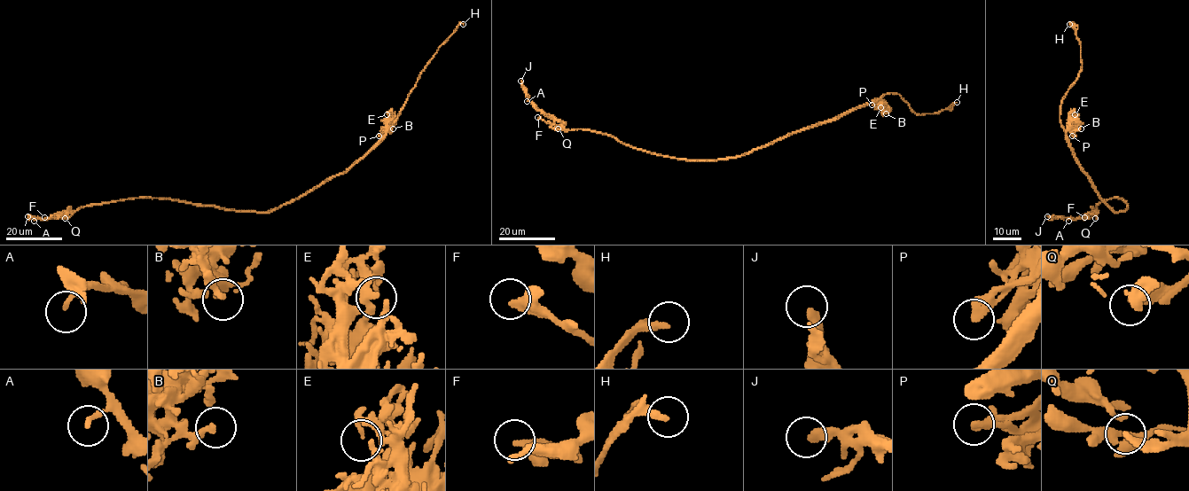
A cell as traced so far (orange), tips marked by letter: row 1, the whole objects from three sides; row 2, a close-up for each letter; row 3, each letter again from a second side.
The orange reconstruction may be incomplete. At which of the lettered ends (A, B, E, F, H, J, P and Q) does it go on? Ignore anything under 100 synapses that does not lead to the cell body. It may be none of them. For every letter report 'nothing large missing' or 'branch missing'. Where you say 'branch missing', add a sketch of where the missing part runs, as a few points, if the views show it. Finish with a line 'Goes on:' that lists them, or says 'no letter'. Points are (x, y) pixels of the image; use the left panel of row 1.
A: nothing large missing
B: nothing large missing
E: nothing large missing
F: nothing large missing
H: branch missing; missing branch runs (463, 24), (462, 18), (471, 13)
J: nothing large missing
P: nothing large missing
Q: nothing large missing
Goes on: H

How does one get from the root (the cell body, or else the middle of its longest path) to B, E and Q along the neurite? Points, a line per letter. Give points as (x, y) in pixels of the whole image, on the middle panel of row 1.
B: (769, 144), (840, 117), (875, 100), (881, 101), (886, 113)
E: (769, 144), (840, 117), (875, 100), (881, 101), (880, 107)
Q: (769, 144), (736, 156), (685, 159), (639, 150), (611, 136), (590, 130), (558, 128)

